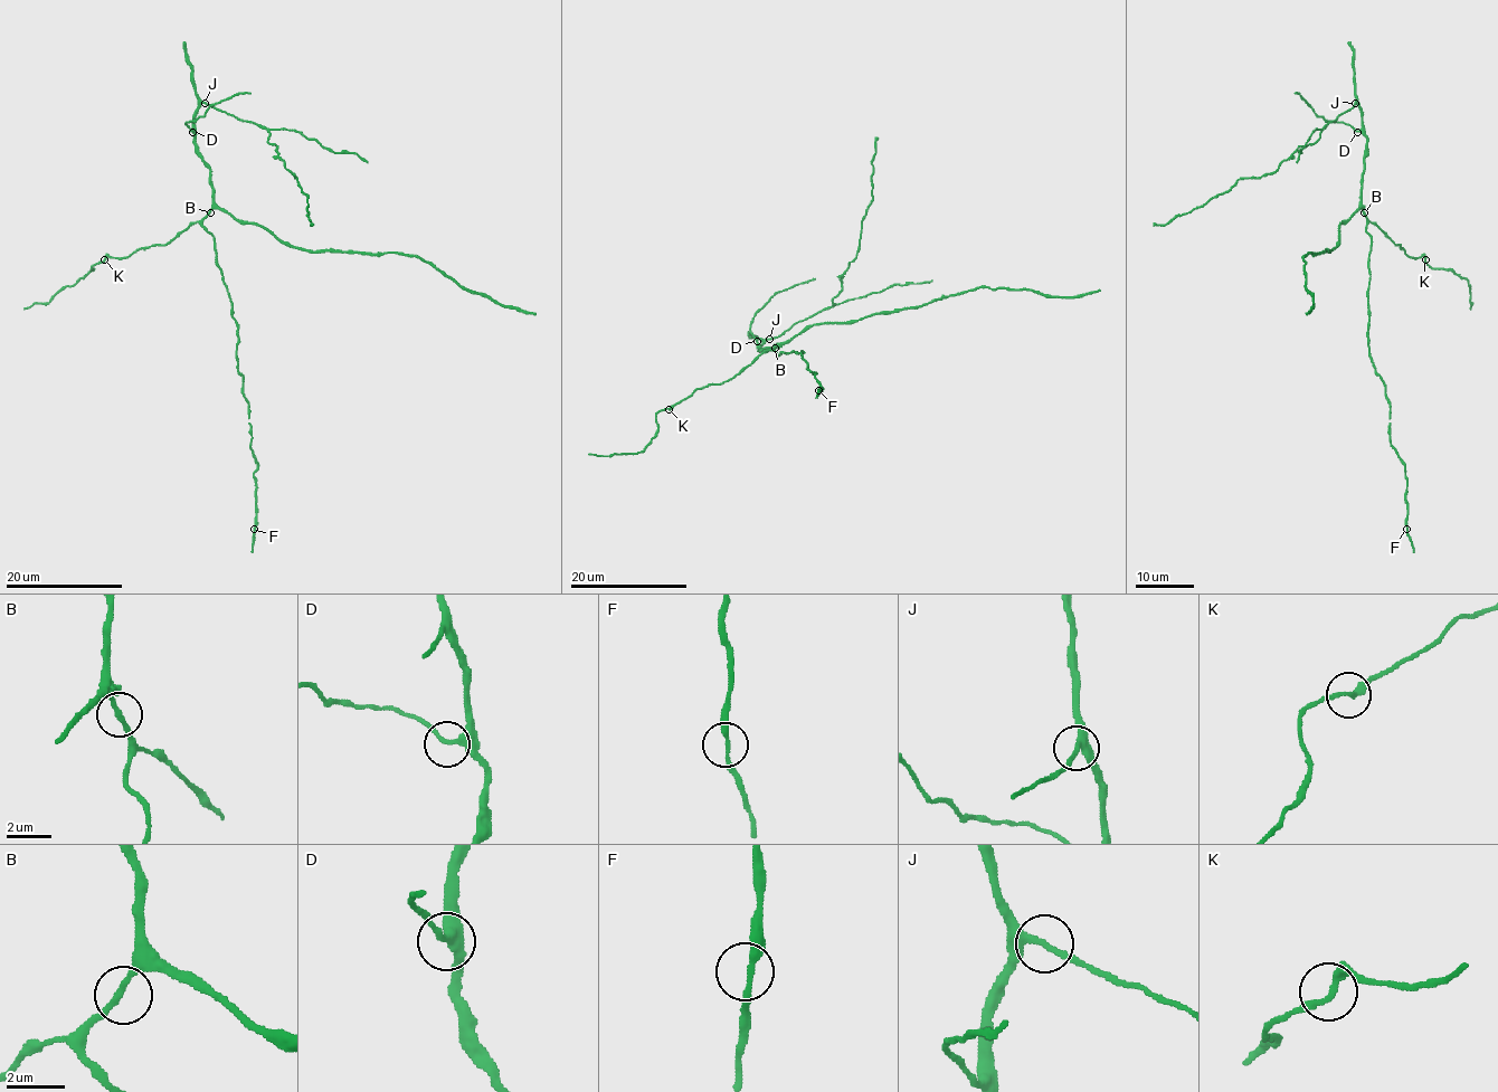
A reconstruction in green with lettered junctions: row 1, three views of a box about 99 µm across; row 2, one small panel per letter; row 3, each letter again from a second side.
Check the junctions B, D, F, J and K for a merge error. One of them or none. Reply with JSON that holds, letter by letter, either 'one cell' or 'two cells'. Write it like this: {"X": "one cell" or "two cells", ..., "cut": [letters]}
{"B": "one cell", "D": "one cell", "F": "one cell", "J": "one cell", "K": "one cell", "cut": []}

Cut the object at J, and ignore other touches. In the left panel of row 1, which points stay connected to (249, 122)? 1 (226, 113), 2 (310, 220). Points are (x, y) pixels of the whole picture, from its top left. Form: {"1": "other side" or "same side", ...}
{"1": "same side", "2": "same side"}

